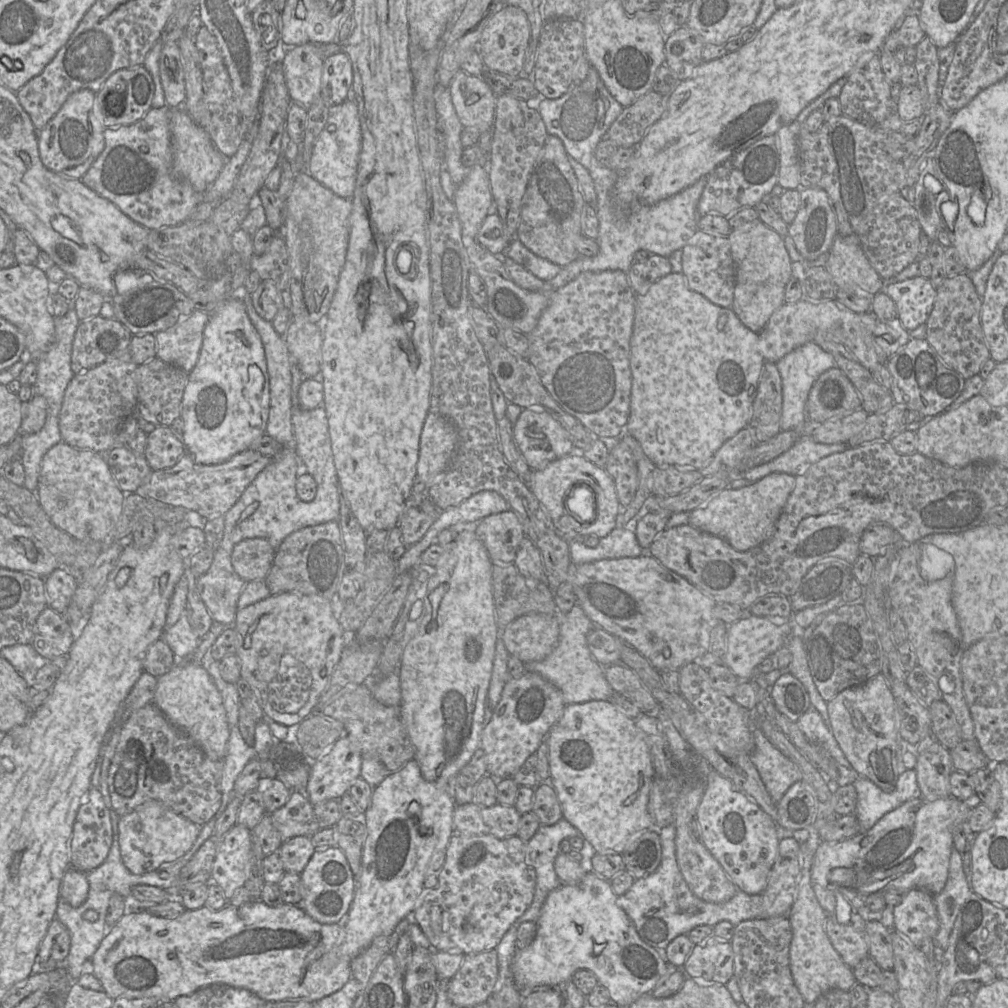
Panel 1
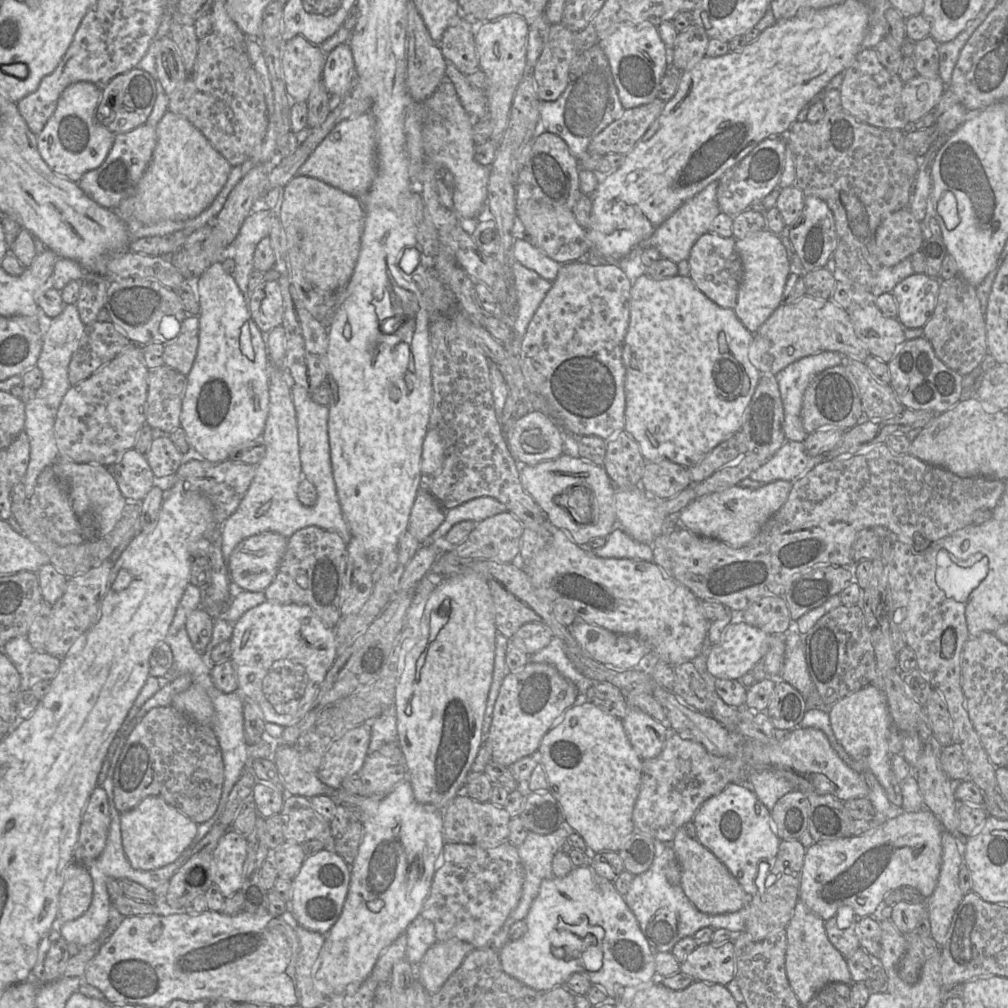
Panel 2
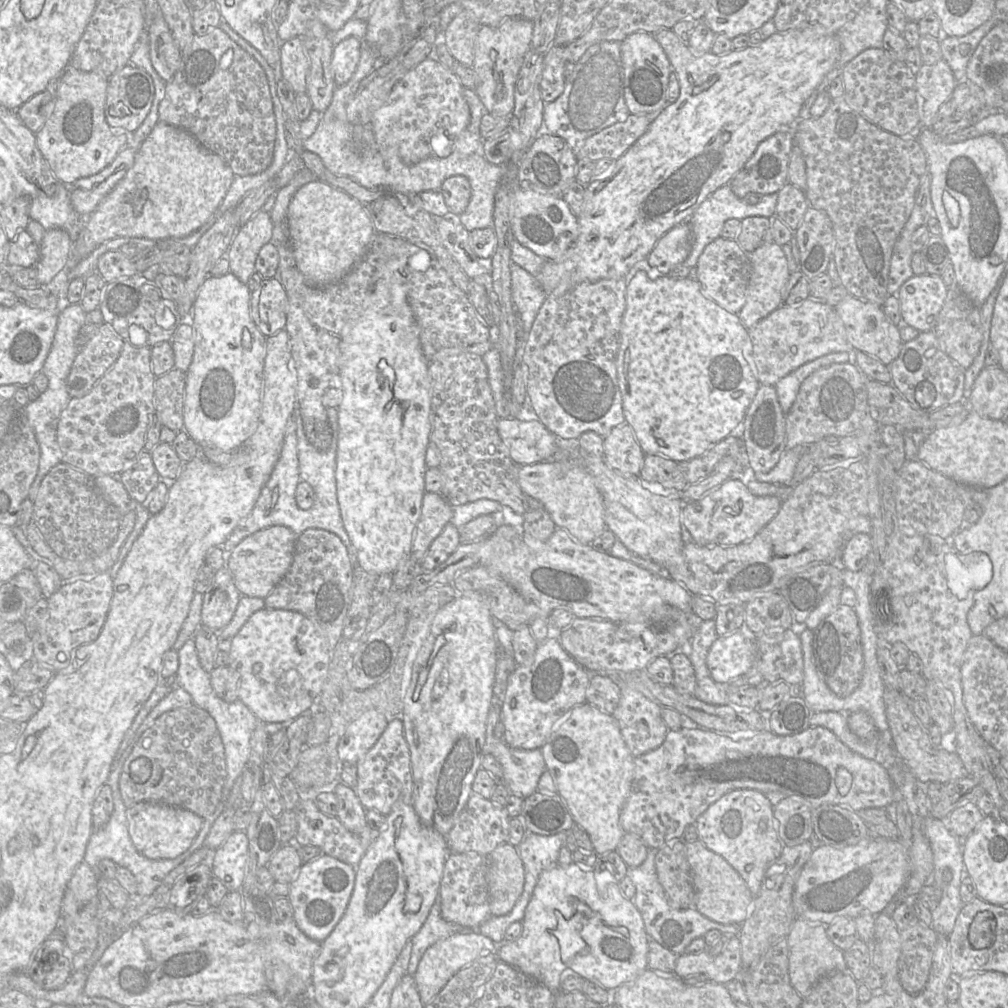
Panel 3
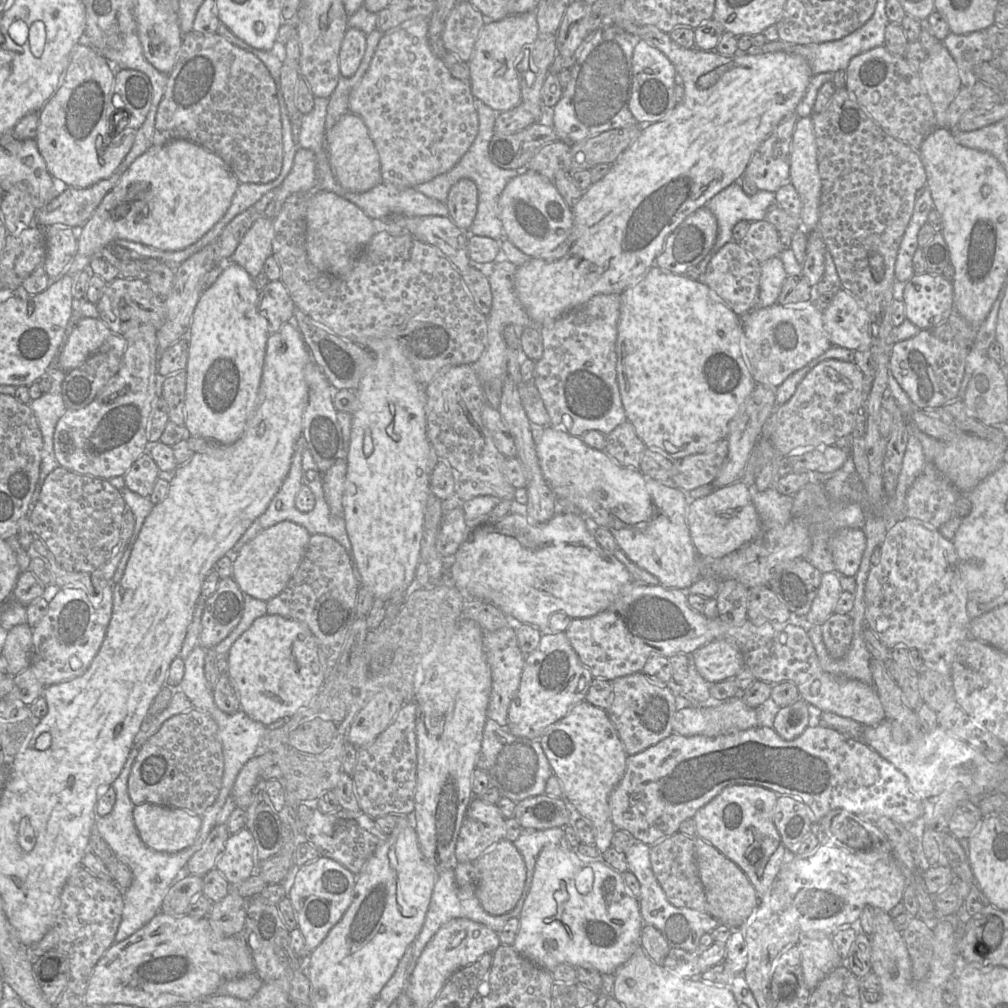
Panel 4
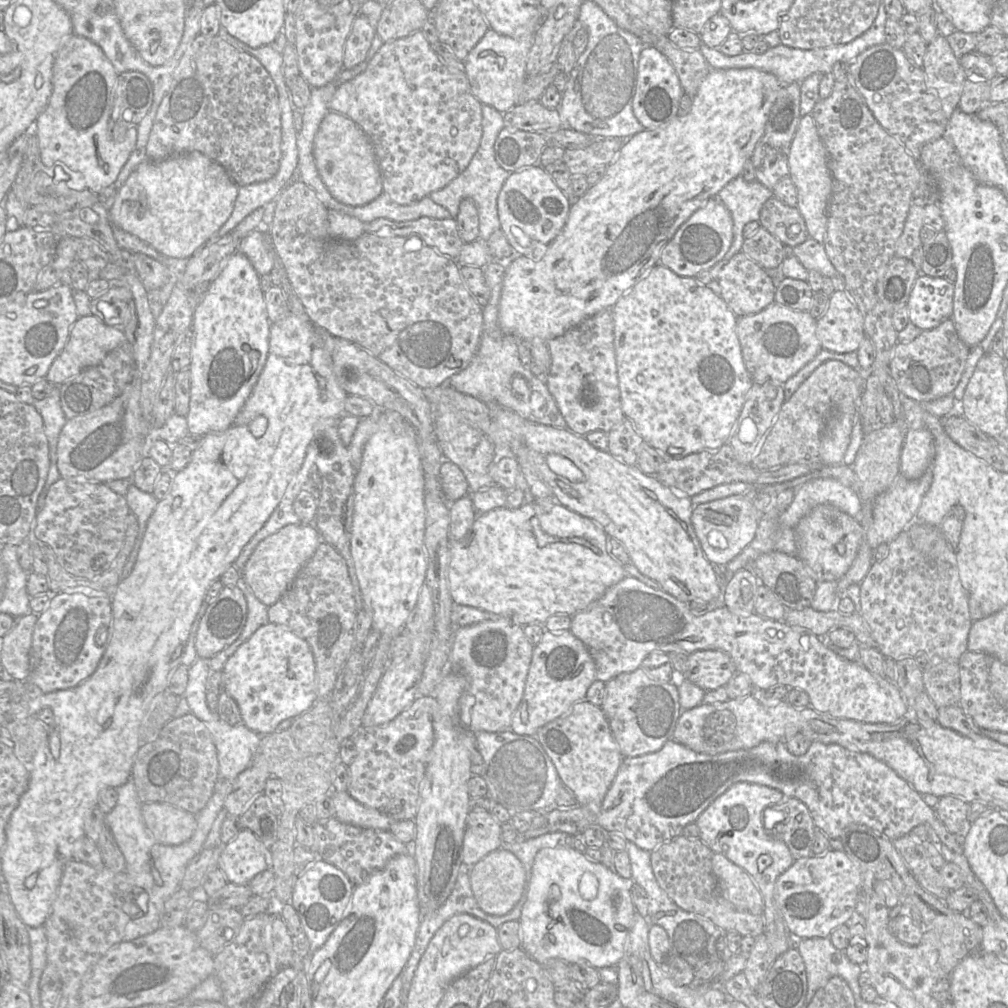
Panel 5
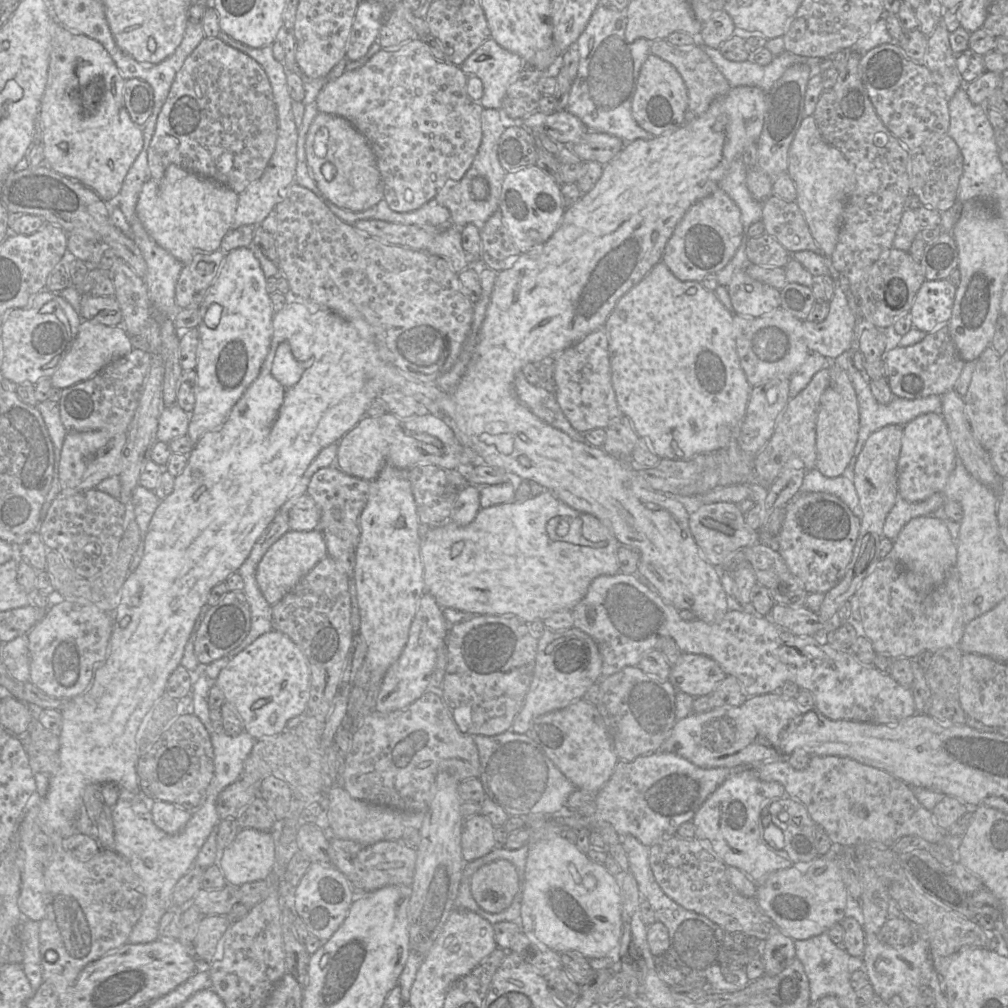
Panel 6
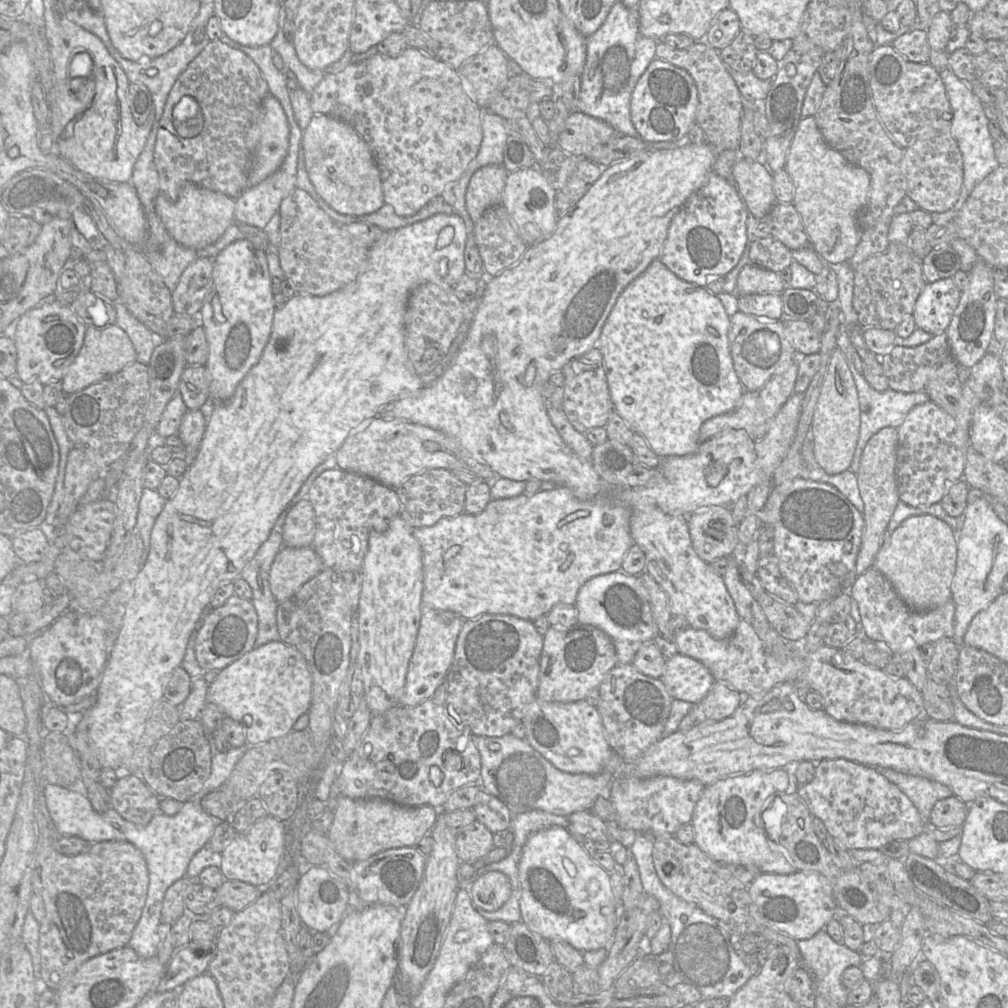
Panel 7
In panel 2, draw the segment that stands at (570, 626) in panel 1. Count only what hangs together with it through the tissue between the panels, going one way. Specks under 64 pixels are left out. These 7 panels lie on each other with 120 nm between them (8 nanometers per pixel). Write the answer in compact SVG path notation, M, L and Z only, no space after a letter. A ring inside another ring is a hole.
M553 636L546 647L529 657L529 661L554 666L563 677L570 680L577 687L579 696L585 696L587 690L595 682L598 682L584 676L575 668L558 637Z

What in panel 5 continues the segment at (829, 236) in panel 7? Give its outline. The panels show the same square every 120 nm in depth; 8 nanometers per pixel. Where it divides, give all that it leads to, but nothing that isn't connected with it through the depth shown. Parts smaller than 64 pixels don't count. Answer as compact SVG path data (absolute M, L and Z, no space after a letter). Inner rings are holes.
M811 114L801 117L792 140L789 154L789 177L797 189L797 208L804 218L809 236L819 243L823 243L827 231L832 177L828 167L828 154Z

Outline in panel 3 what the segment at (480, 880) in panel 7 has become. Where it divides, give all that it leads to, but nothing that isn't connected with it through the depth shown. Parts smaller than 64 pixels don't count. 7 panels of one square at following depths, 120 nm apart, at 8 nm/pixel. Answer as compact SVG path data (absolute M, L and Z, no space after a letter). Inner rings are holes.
M504 842L487 856L486 880L491 914L500 916L510 912L523 892L525 881L524 866L517 847Z

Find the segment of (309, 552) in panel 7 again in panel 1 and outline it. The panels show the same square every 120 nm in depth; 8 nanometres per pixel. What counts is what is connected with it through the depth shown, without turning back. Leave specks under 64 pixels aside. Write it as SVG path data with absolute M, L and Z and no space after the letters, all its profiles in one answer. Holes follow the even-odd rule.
M264 538L245 539L232 551L232 567L245 582L265 580L275 553L276 550Z

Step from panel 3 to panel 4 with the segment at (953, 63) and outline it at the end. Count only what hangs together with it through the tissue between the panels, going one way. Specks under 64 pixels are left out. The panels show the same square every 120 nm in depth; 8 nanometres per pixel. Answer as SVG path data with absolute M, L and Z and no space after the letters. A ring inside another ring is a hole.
M984 31L970 34L949 33L942 41L959 69L962 86L973 86L979 81L971 73L982 61L991 61L997 53L985 45Z

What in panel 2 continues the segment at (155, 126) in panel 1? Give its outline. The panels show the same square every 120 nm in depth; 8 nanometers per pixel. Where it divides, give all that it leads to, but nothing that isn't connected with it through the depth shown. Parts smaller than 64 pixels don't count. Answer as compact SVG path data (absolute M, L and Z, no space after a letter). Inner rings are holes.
M143 124L134 130L115 135L113 146L103 164L86 172L78 181L80 189L100 206L114 210L130 197L147 169L156 146L156 127Z

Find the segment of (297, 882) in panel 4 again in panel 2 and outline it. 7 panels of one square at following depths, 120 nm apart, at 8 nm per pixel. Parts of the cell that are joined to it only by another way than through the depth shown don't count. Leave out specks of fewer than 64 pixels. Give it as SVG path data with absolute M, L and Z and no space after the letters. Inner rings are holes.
M323 849L307 856L292 879L292 897L289 909L297 922L310 931L326 935L338 920L351 880L351 866L335 851Z

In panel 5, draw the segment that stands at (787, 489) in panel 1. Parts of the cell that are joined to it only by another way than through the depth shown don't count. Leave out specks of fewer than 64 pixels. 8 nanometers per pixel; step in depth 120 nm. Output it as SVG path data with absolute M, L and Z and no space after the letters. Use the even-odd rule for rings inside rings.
M739 494L693 507L691 523L707 560L715 567L724 567L753 540L759 516L753 503Z

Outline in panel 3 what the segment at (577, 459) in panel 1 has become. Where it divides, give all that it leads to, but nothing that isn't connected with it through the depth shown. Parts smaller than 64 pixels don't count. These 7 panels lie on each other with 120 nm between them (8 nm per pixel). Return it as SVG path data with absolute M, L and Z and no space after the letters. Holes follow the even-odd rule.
M546 460L518 467L519 487L527 497L538 500L556 528L562 528L577 542L591 544L607 529L603 497L590 474L577 461Z

